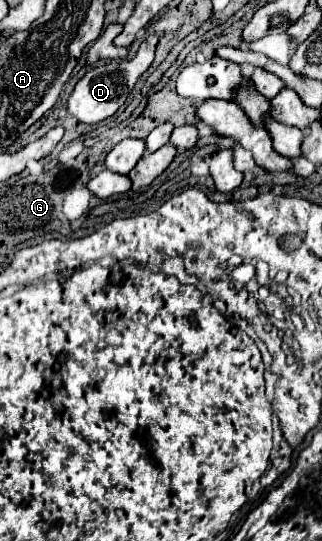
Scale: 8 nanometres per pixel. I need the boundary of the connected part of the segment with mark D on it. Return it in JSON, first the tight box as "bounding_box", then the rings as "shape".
{"bounding_box":[68,35,158,123],"shape":[[[150,35],[148,39],[142,41],[138,53],[134,55],[134,59],[120,59],[120,61],[110,61],[104,65],[96,65],[92,67],[74,87],[70,99],[68,99],[68,115],[76,117],[80,123],[100,123],[106,117],[112,117],[128,99],[134,83],[138,81],[138,77],[150,67],[152,59],[154,59],[154,49],[158,43],[158,35]]]}

